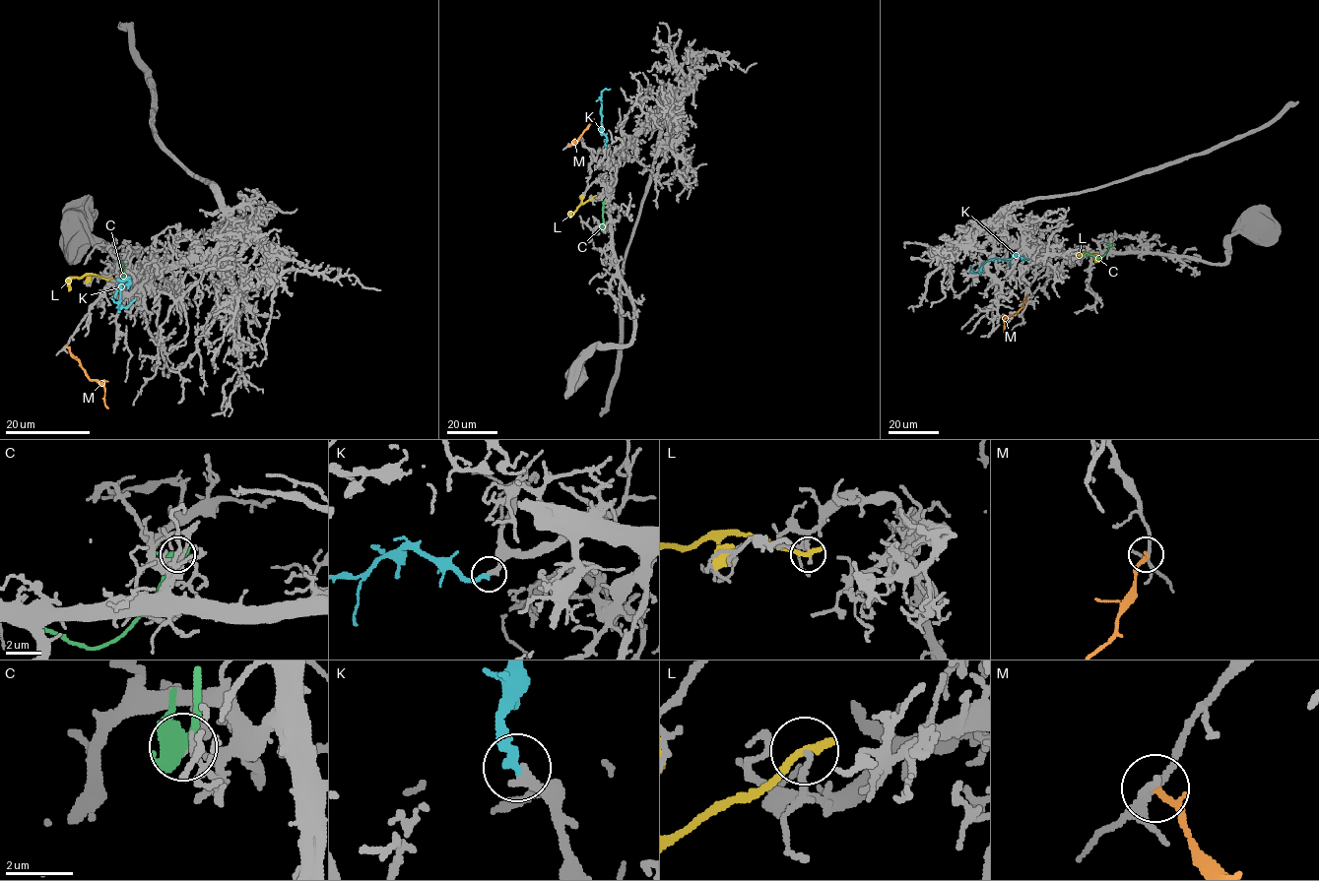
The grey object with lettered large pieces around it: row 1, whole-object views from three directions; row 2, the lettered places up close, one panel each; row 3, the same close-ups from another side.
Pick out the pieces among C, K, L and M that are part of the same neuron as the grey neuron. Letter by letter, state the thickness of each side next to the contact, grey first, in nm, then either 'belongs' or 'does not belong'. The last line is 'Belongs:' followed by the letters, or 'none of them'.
C: calibres 180 and 320 nm; does not belong
K: calibres 240 and 240 nm; belongs
L: calibres 190 and 320 nm; does not belong
M: calibres 170 and 200 nm; does not belong
Belongs: K

